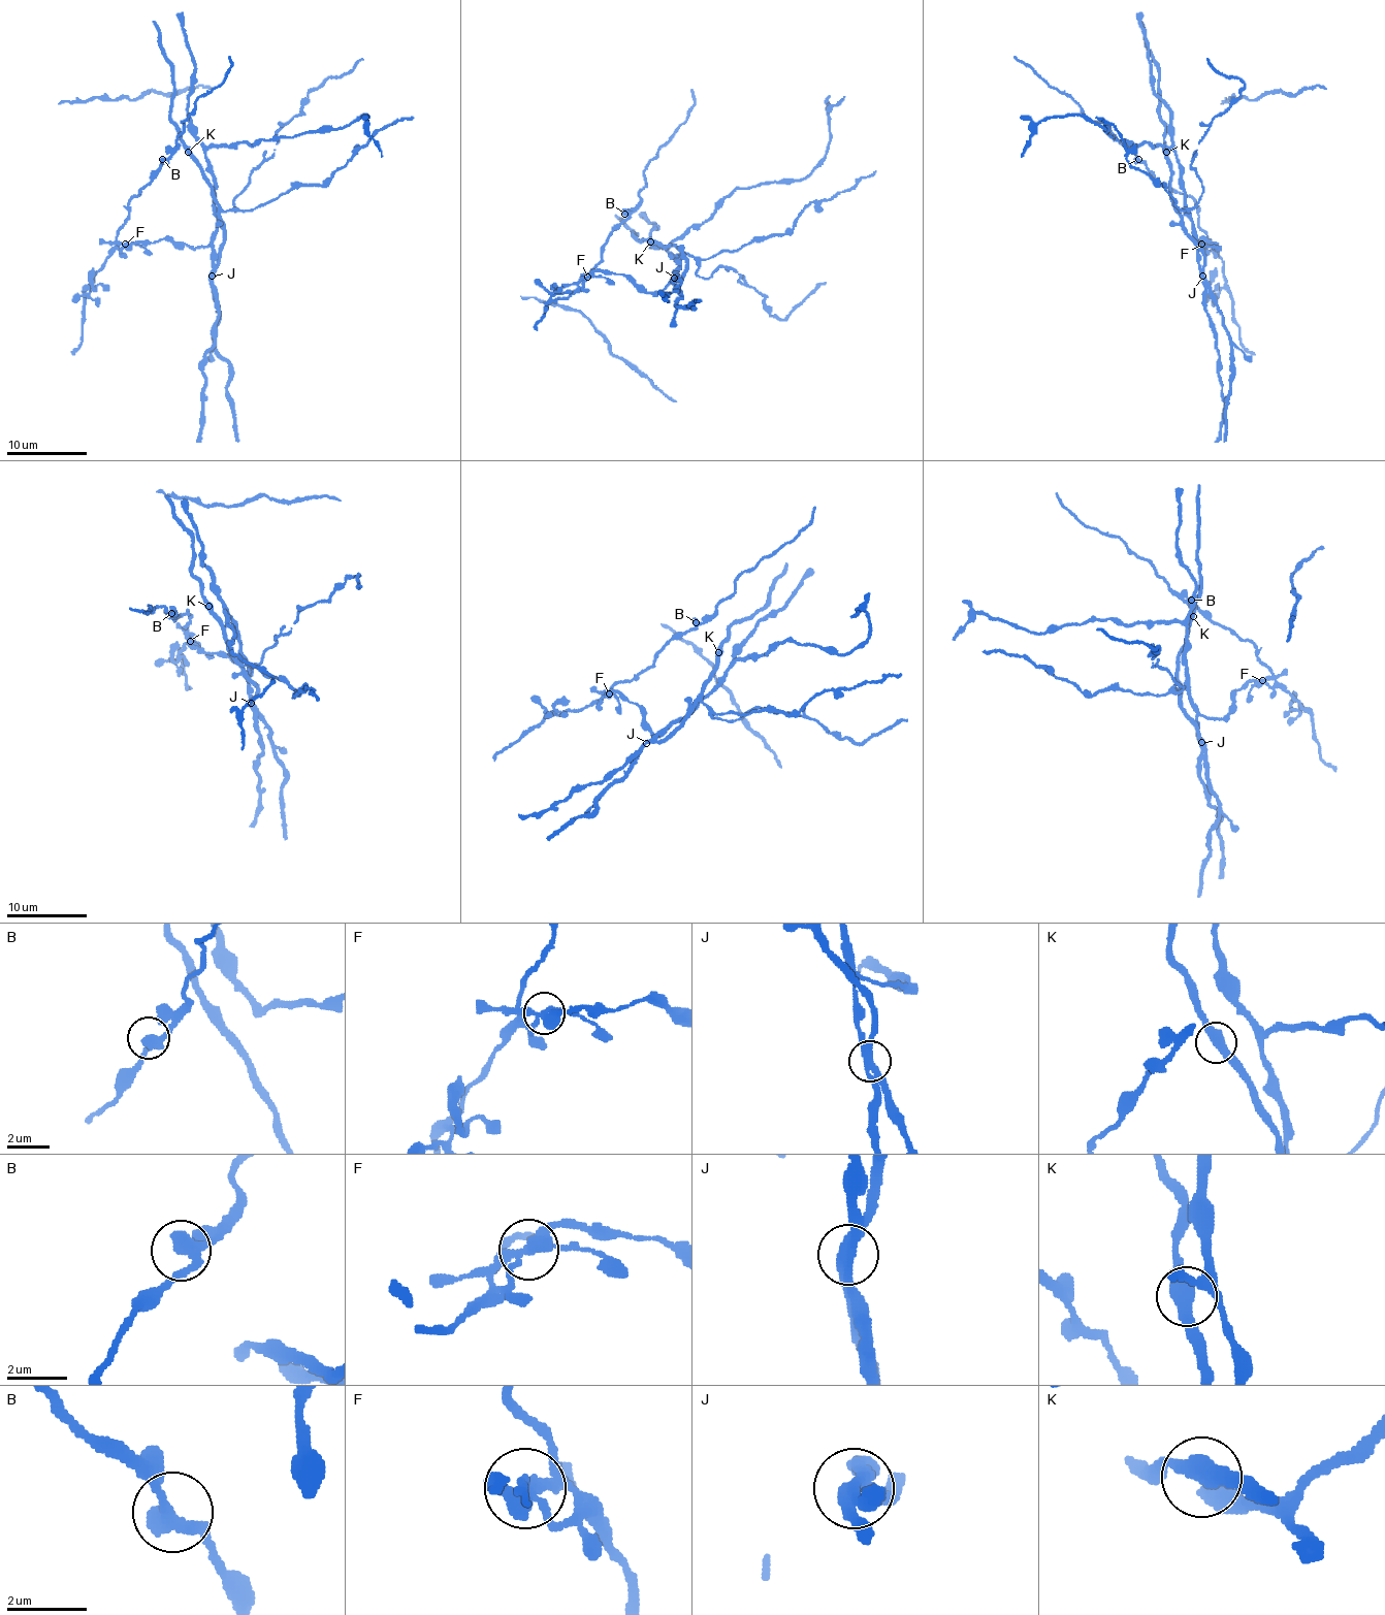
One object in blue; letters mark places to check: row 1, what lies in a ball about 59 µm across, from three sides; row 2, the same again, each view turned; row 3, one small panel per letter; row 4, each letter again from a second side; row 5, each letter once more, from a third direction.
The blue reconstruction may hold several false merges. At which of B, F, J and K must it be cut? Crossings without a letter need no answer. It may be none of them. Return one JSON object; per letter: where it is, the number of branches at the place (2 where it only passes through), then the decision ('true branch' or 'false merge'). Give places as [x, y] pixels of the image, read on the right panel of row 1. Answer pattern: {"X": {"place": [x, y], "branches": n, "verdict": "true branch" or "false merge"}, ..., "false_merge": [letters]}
{"B": {"place": [1138, 159], "branches": 2, "verdict": "true branch"}, "F": {"place": [1201, 244], "branches": 4, "verdict": "false merge"}, "J": {"place": [1202, 276], "branches": 2, "verdict": "false merge"}, "K": {"place": [1166, 152], "branches": 2, "verdict": "true branch"}, "false_merge": ["F", "J"]}

